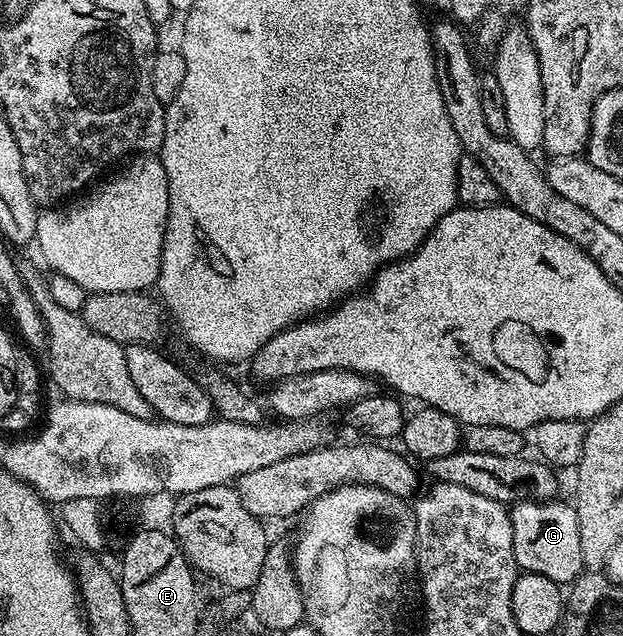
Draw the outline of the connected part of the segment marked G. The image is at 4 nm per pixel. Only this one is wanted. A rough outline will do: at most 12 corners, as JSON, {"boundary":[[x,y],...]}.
{"boundary":[[523,500],[509,517],[515,562],[569,586],[586,571],[577,510]]}

